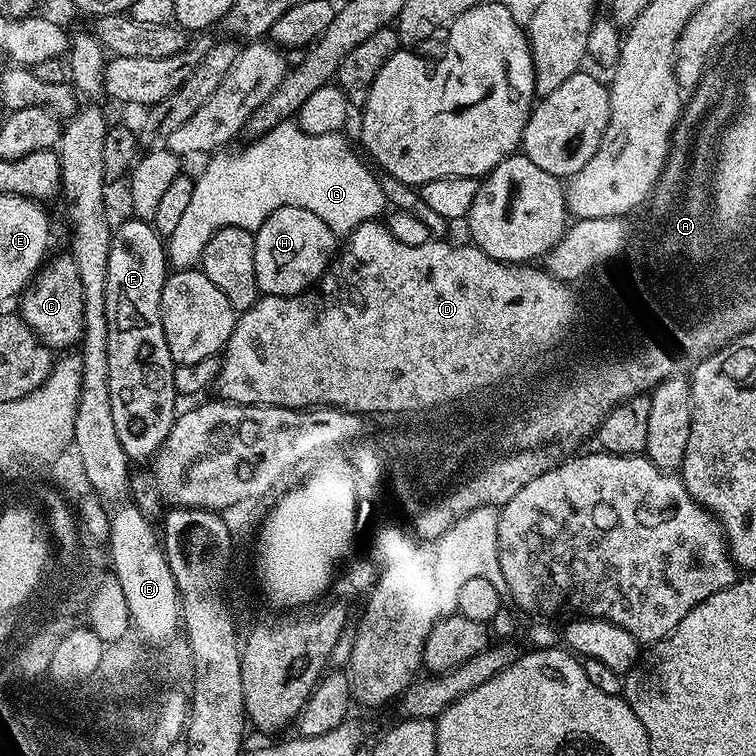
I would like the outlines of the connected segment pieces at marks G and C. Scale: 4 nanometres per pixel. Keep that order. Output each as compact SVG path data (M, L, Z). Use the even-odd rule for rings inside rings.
M285 122L248 143L252 144L237 152L221 150L215 153L209 159L212 161L201 170L200 177L195 177L194 194L190 194L188 207L182 213L174 234L166 237L168 263L173 269L197 267L206 242L218 230L226 226L238 226L255 233L264 219L282 206L298 206L302 210L310 210L310 214L318 214L318 218L322 218L322 222L326 222L326 226L330 226L330 230L338 238L346 238L354 229L362 226L362 222L380 220L389 207L380 185L380 176L375 171L372 173L360 161L361 153L356 153L340 132L306 134L296 123Z
M64 254L56 261L45 263L36 274L32 284L21 295L21 319L35 331L45 345L53 350L72 350L84 338L84 295L82 278L78 278L78 266L71 254Z

